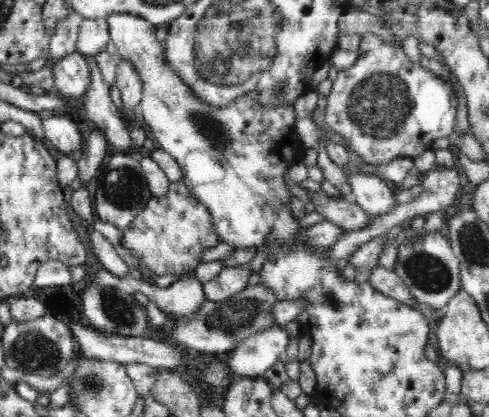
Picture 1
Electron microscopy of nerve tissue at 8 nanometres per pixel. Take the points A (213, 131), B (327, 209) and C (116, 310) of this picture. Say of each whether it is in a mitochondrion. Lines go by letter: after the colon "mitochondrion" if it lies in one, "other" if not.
A: mitochondrion
B: other
C: mitochondrion

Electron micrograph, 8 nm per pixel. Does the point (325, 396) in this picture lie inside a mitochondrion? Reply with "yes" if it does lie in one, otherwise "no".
no

